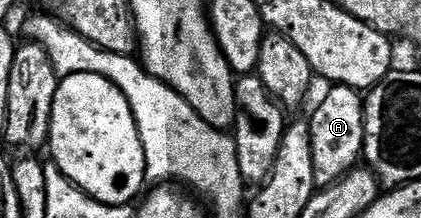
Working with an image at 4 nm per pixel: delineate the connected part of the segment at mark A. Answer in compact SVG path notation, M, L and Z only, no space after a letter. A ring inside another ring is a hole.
M342 84L330 89L330 92L318 102L313 116L308 117L311 134L311 162L315 168L315 184L318 189L342 180L352 168L358 167L365 150L365 102L362 93L356 88L348 88Z

